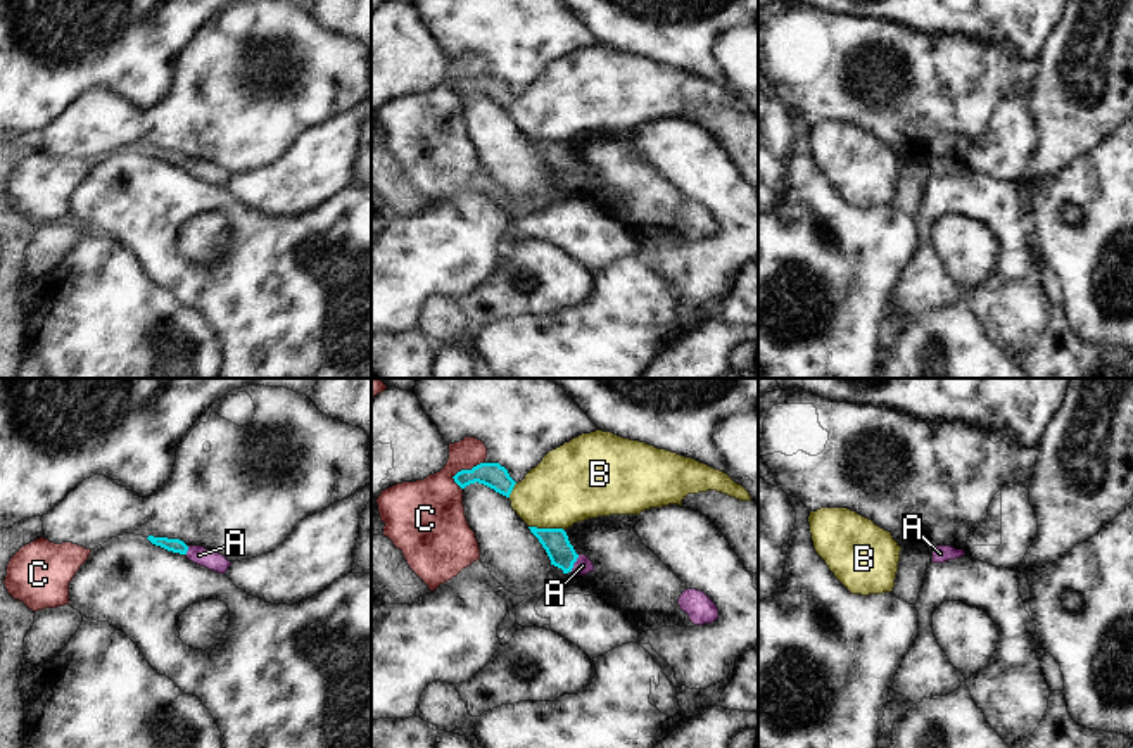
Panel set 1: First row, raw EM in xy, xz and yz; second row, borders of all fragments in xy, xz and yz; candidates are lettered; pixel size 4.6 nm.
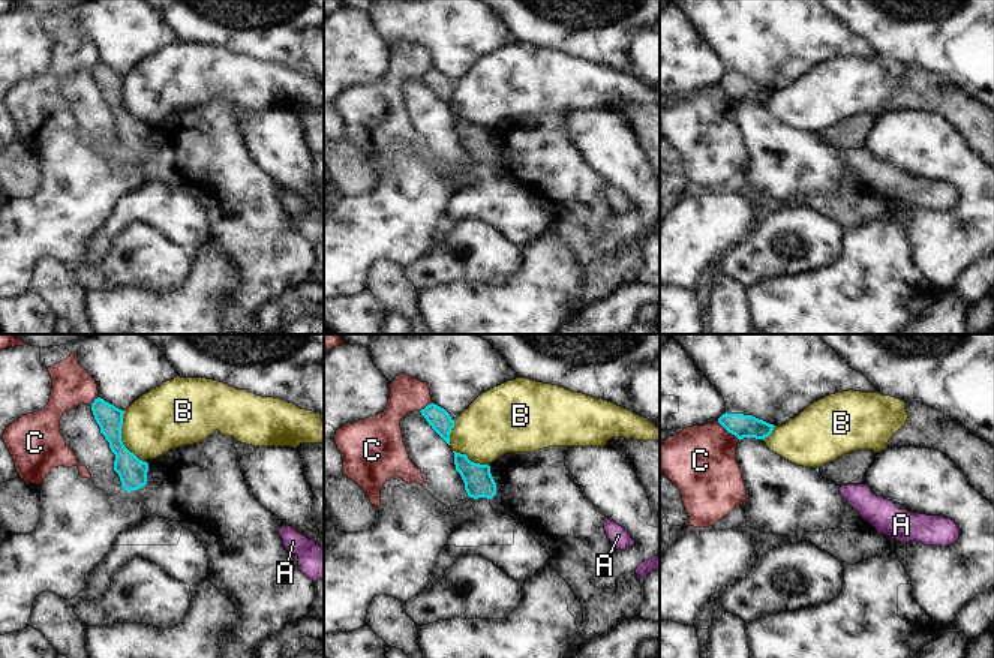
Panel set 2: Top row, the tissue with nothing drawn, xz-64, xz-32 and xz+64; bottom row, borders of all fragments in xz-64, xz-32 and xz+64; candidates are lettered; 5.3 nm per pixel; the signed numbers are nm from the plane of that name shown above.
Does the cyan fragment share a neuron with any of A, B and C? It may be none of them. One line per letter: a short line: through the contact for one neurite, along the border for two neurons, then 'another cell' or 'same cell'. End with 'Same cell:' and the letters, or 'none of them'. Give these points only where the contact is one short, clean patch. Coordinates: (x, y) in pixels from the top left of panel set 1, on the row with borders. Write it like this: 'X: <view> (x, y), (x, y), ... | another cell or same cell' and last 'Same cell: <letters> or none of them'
A: xz (555, 541), (574, 562), (582, 565) | same cell
B: another cell
C: another cell
Same cell: A

